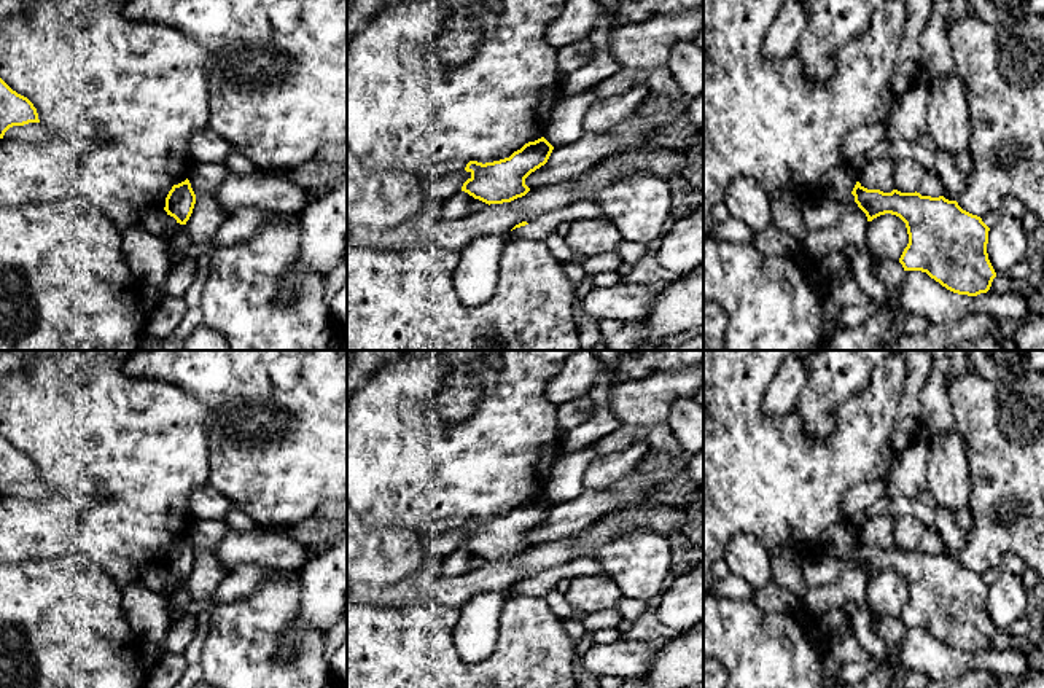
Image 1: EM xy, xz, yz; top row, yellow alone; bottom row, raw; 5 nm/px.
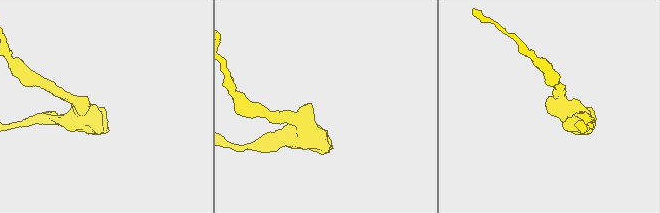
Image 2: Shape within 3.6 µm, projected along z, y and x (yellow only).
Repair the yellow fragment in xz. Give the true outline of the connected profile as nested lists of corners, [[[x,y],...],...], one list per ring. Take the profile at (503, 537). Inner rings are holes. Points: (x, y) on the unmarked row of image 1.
[[[541,494],[525,500],[509,514],[485,521],[469,518],[465,527],[471,534],[463,540],[462,548],[489,562],[522,554],[530,548],[525,535],[547,519],[552,506],[554,503]]]

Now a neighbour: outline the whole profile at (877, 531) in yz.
[[[882,514],[877,518],[869,518],[859,527],[858,538],[867,546],[880,546],[883,549],[891,549],[894,546],[893,516]]]

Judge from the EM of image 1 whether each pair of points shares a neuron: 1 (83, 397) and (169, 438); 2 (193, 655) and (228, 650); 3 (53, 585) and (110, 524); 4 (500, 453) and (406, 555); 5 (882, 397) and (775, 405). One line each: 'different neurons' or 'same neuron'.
1: same neuron
2: different neurons
3: different neurons
4: different neurons
5: different neurons

